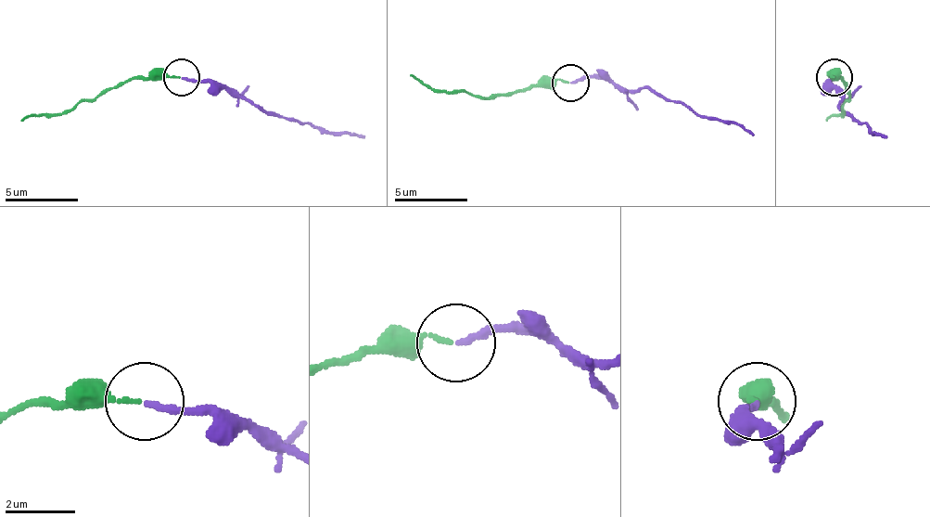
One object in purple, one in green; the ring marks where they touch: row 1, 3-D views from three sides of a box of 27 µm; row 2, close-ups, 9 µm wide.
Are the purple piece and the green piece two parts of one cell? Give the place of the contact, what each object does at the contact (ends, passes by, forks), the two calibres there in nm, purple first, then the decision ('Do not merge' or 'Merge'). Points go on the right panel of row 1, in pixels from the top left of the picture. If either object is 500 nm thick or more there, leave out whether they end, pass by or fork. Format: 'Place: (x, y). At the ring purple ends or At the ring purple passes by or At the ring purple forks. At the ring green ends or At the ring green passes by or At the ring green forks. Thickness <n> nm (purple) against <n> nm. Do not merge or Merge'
Place: (834, 77). At the ring purple ends. At the ring green ends. Thickness 180 nm (purple) against 110 nm. Do not merge

